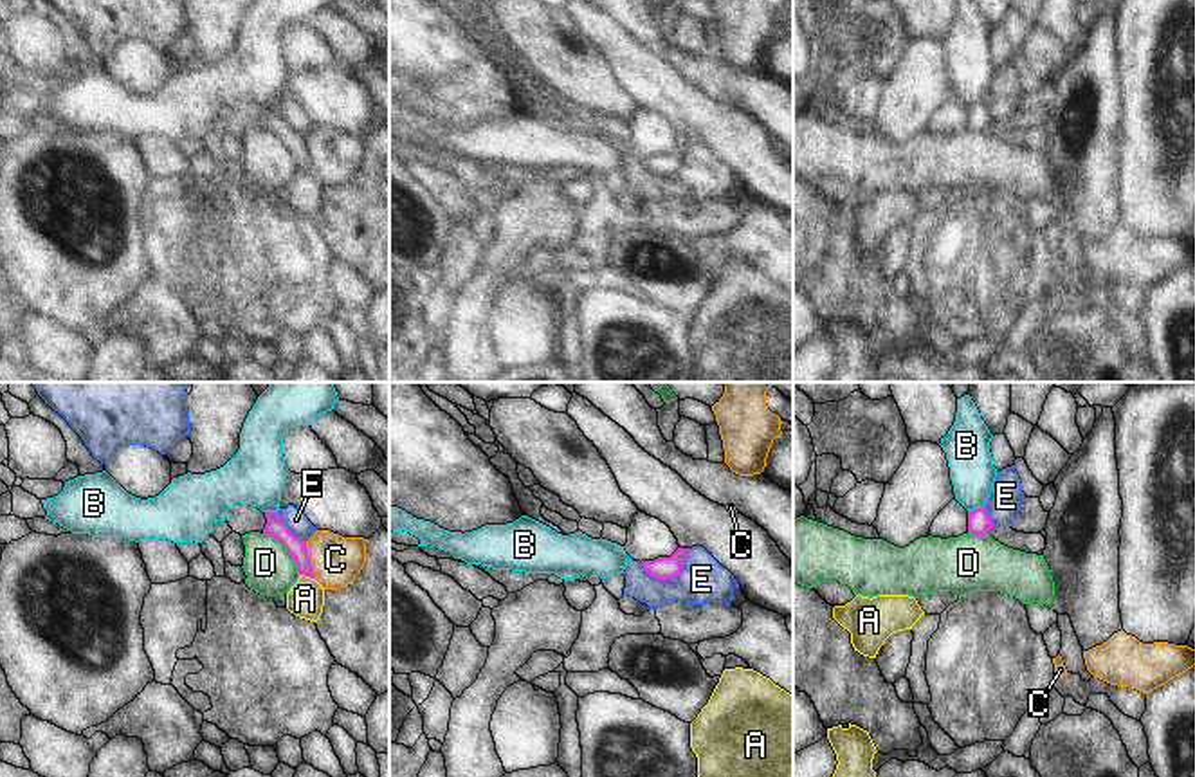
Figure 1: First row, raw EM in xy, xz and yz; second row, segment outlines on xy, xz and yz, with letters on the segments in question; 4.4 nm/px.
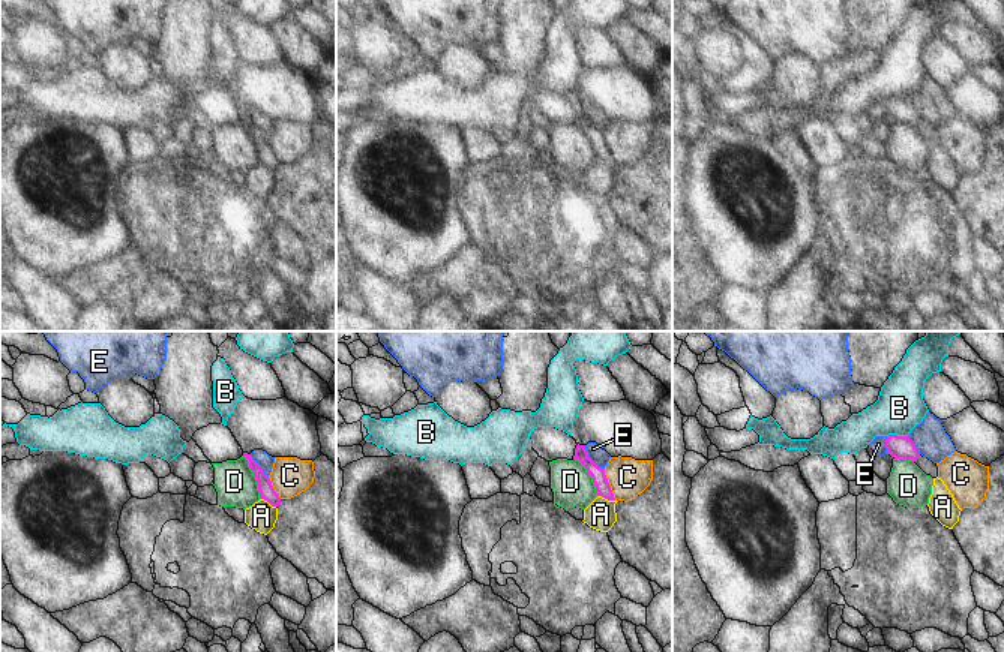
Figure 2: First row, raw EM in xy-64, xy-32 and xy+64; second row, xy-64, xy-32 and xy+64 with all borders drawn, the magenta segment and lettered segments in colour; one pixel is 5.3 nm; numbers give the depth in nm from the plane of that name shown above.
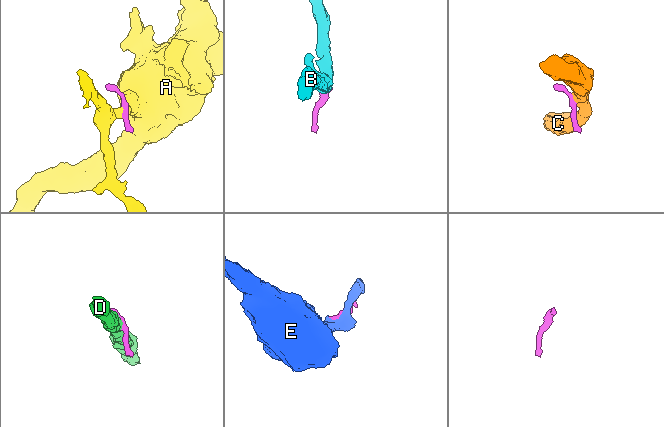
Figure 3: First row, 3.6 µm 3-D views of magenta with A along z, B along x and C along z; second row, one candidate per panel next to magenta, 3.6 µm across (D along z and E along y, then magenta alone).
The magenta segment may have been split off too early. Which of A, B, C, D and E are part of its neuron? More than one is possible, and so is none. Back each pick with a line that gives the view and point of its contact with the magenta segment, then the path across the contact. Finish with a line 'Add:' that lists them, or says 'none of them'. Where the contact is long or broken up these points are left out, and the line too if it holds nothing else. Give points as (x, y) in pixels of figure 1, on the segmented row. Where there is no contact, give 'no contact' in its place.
Add: none of them

